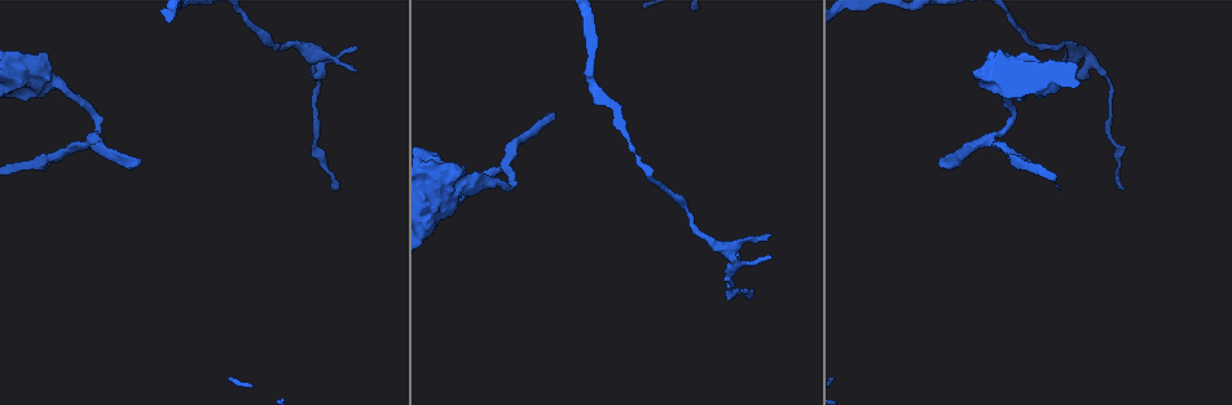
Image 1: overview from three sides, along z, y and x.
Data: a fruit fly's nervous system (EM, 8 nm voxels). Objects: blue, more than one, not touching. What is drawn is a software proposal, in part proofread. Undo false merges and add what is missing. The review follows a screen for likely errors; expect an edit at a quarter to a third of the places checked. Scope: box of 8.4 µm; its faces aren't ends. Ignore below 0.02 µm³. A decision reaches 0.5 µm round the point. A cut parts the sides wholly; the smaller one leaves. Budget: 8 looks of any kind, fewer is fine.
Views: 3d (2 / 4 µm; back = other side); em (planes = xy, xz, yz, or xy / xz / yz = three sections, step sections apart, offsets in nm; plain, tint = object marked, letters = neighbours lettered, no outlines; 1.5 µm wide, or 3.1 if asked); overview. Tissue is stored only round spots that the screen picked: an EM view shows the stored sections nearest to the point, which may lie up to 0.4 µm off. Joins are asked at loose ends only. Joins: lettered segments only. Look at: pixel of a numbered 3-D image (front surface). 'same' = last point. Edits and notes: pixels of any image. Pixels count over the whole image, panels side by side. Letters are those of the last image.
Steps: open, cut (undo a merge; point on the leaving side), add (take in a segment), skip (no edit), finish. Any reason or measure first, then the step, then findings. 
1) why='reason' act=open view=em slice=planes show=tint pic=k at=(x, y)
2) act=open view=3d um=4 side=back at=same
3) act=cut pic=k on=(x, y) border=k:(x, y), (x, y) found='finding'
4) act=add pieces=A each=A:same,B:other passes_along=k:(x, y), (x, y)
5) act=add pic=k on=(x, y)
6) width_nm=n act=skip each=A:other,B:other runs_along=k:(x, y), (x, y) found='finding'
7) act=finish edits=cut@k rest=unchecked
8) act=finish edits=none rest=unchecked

why='calibre changes' act=open view=3d um=2 pic=1 at=(318, 63)

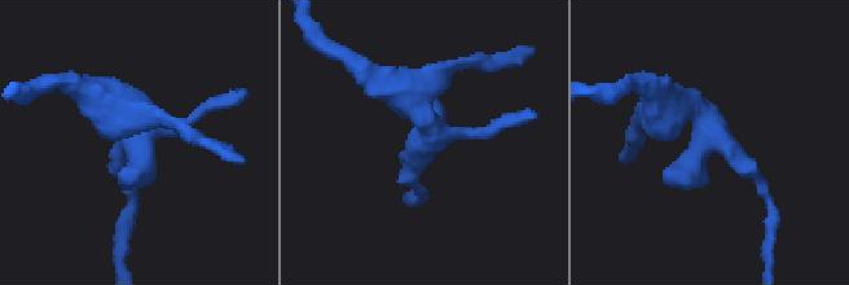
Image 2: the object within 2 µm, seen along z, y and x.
act=open view=em slice=planes show=letters pic=2 at=(711, 133)

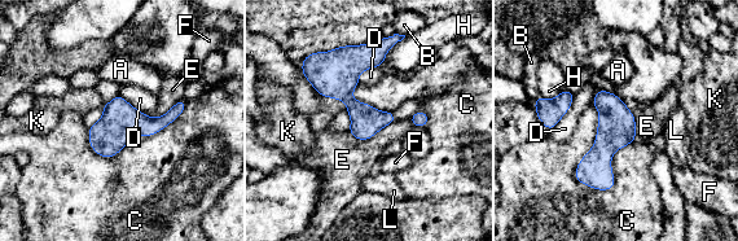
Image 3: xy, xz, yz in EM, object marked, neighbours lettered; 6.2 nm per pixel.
width_nm=190 act=skip each=A:other,B:other,C:other,D:other,E:other,F:other,H:other,K:other,L:other runs_along=3:(181, 104), (157, 125), (119, 125), (93, 144) found='continuous, no second cell'

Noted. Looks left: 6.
why='end of a long branch' act=open view=em slice=yz step=4 show=tint pic=1 at=(1124, 186)

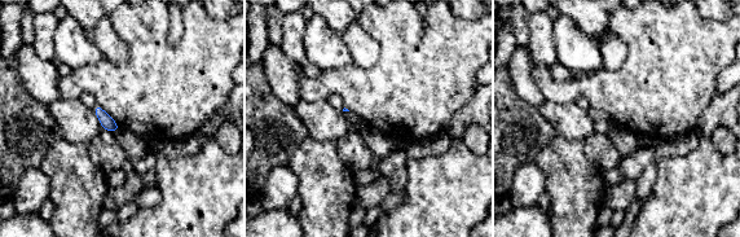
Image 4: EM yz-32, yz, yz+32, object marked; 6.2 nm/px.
act=open view=em slice=planes show=letters at=same

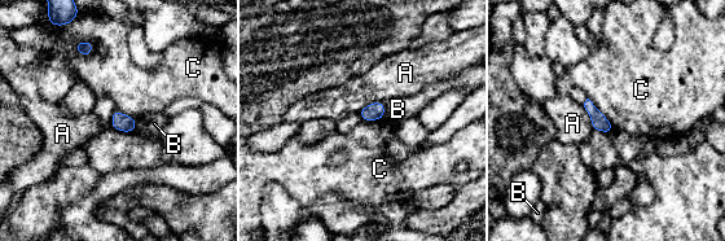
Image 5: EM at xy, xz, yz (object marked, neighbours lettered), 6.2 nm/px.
act=skip each=A:other,B:other,C:other border=5:(74, 44), (82, 55), (93, 51) found='none of them fits'

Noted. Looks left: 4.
why='arms part here' act=open view=em slice=planes show=letters pic=1 at=(503, 164)

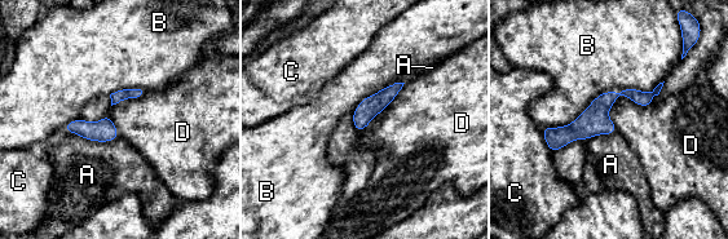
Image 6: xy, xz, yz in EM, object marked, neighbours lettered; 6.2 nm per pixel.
longest_contact=B:800nm act=skip each=A:other,B:other,C:other,D:other border=6:(651, 103), (620, 94), (607, 114) found='all the same cell'

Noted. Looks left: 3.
act=finish edits=none rest=unchecked

